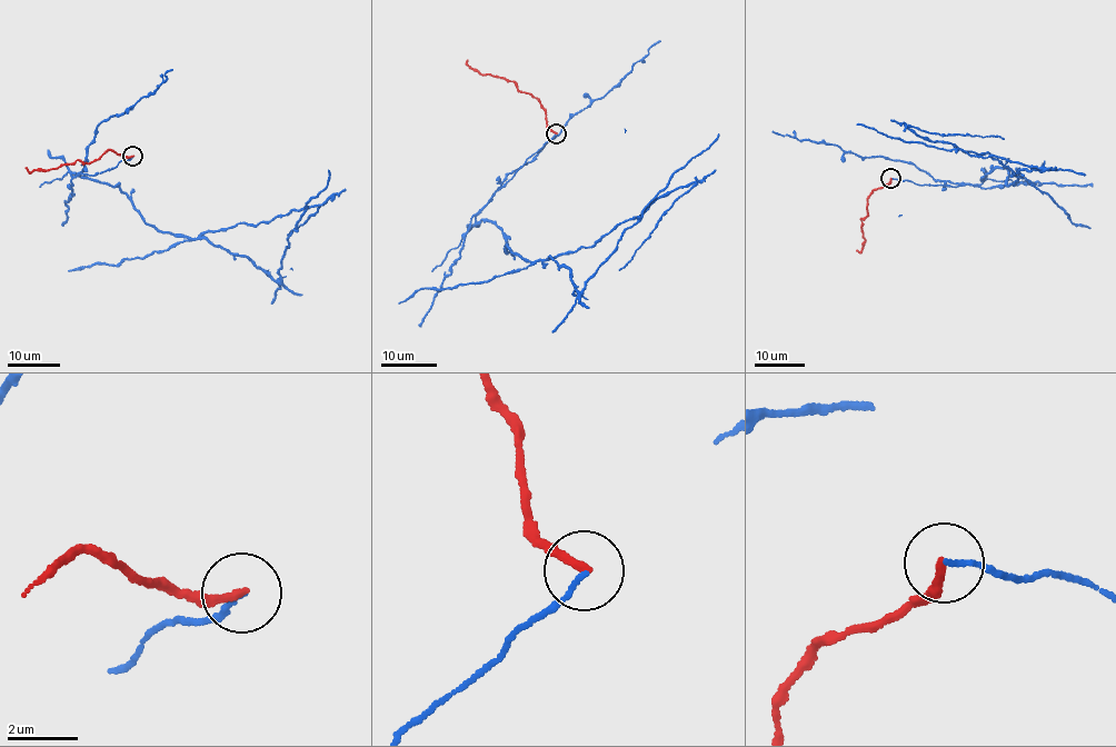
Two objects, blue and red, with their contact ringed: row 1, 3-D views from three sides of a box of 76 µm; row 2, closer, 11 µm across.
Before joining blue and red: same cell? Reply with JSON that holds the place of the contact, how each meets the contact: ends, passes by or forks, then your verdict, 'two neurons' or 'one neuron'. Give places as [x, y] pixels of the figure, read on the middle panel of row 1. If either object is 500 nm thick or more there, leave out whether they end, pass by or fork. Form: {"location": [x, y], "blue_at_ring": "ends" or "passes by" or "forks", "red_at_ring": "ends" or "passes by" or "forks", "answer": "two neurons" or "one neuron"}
{"location": [556, 133], "blue_at_ring": "ends", "red_at_ring": "ends", "answer": "two neurons"}

